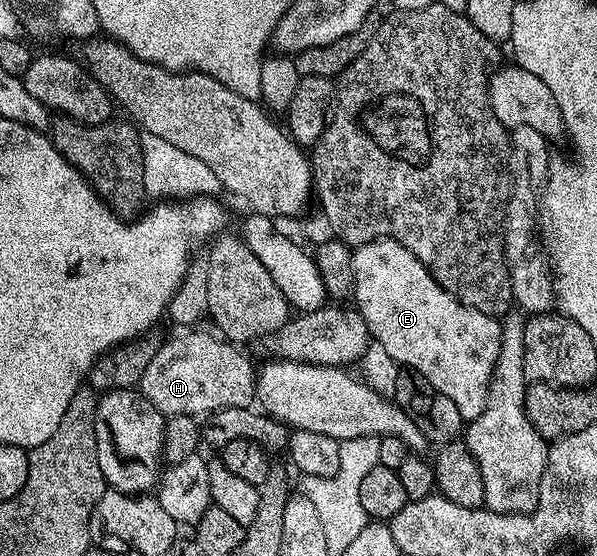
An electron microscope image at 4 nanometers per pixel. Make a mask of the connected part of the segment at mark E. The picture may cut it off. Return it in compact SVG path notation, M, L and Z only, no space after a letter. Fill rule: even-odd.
M375 238L372 242L367 242L352 250L352 267L354 268L354 295L355 309L359 310L360 315L366 320L368 325L368 333L382 348L386 348L386 352L390 352L390 356L401 367L417 370L422 372L422 376L426 376L426 380L430 380L430 384L434 384L434 388L438 388L438 392L442 392L442 396L446 396L458 408L458 412L466 420L478 417L482 412L482 408L486 406L488 399L488 389L492 383L492 372L494 364L498 358L500 351L500 322L493 315L483 314L469 306L463 306L457 298L452 294L447 294L435 280L432 279L432 273L426 269L420 261L414 256L414 252L410 252L402 244L398 244L392 238Z

